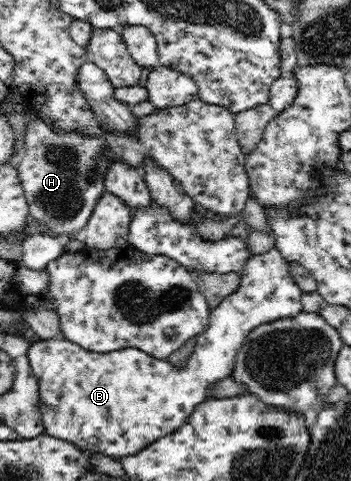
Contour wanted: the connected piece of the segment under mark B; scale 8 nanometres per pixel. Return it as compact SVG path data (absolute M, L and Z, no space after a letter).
M274 247L270 251L266 251L261 255L254 255L244 265L242 272L239 274L240 283L238 289L234 293L227 295L221 302L211 310L209 315L208 328L197 337L197 342L194 347L194 351L187 360L186 366L183 368L176 368L172 366L166 359L156 359L147 352L142 351L138 347L126 347L117 348L116 351L108 352L96 352L88 351L78 344L68 342L61 337L52 340L40 340L37 343L32 343L28 356L30 358L31 366L35 372L36 379L39 383L39 400L40 411L43 414L43 426L48 435L57 437L74 443L76 448L82 448L82 450L88 450L90 453L101 454L108 456L109 458L120 459L127 457L127 455L134 455L140 453L146 449L148 445L155 442L157 439L163 438L165 435L174 434L176 430L180 429L191 417L191 413L195 410L195 407L202 403L209 397L209 385L224 379L231 375L232 370L235 369L235 357L240 349L240 346L246 340L248 334L250 334L256 327L260 327L262 323L268 323L270 320L276 320L278 318L290 318L298 313L302 312L302 305L300 301L301 295L304 293L300 286L296 283L296 280L292 277L289 271L289 262L281 255L281 253Z

